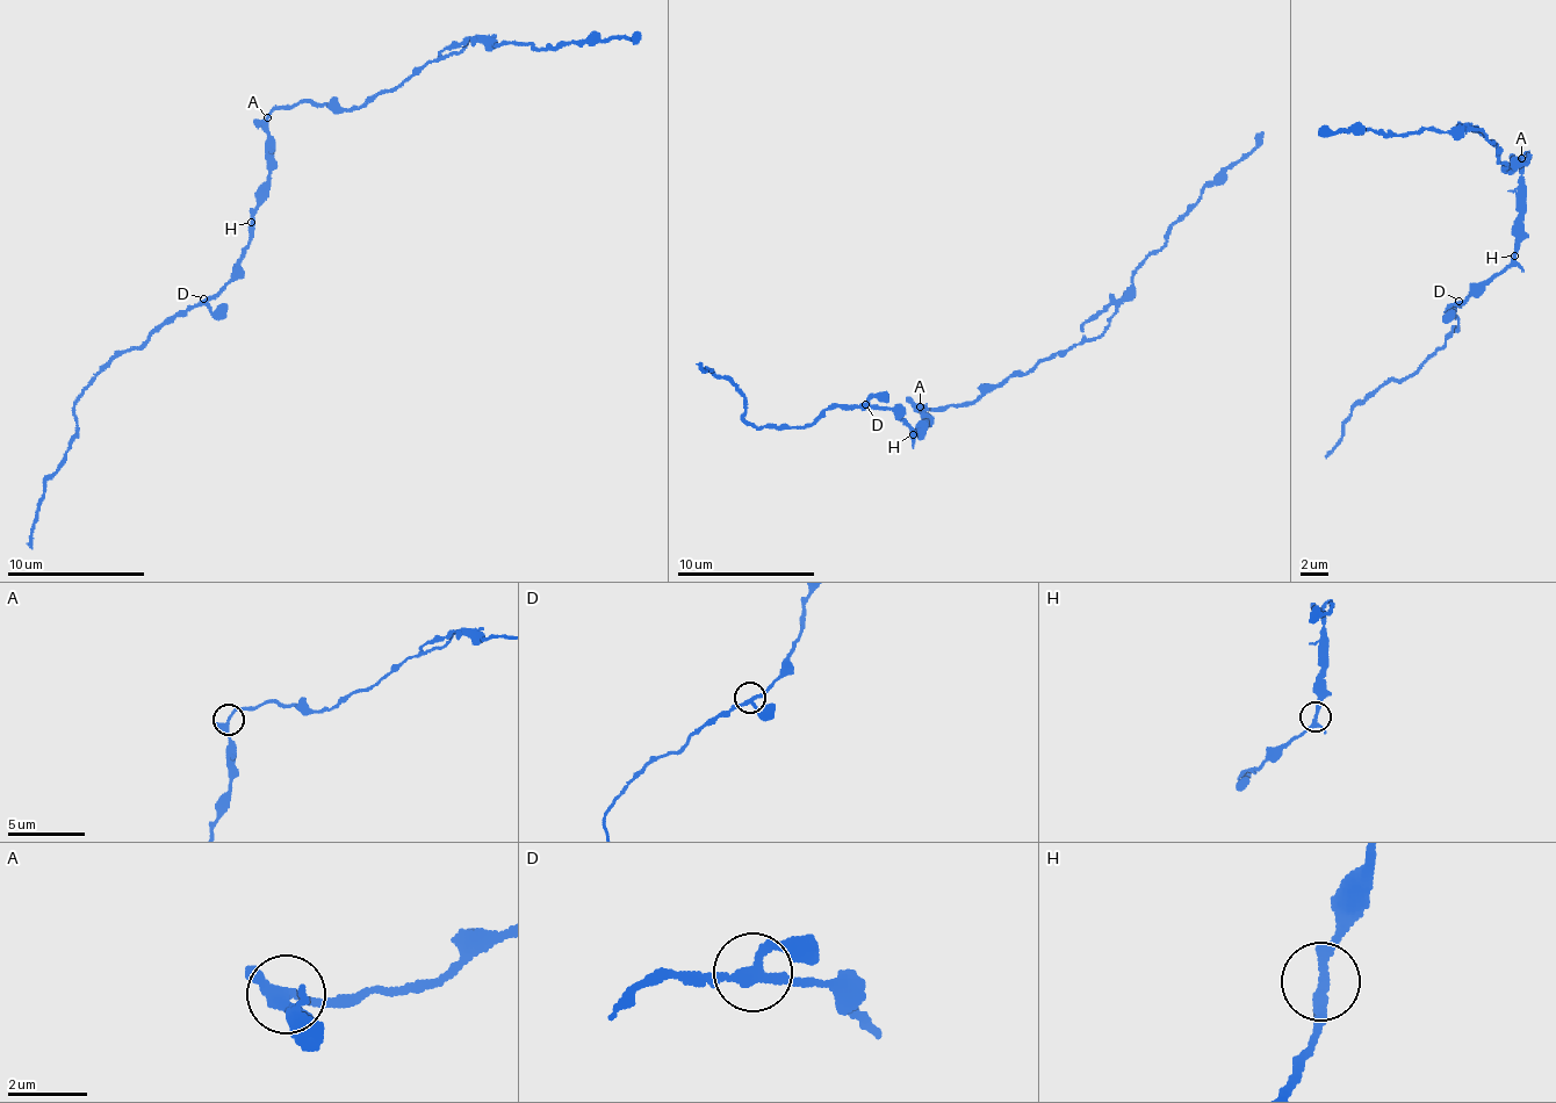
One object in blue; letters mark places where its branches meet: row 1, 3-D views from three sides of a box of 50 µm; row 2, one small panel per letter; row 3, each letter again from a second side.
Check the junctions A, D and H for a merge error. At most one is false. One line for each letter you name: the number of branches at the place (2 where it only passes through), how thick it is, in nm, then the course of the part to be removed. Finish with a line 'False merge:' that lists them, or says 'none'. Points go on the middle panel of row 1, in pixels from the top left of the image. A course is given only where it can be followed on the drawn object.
False merge: none

